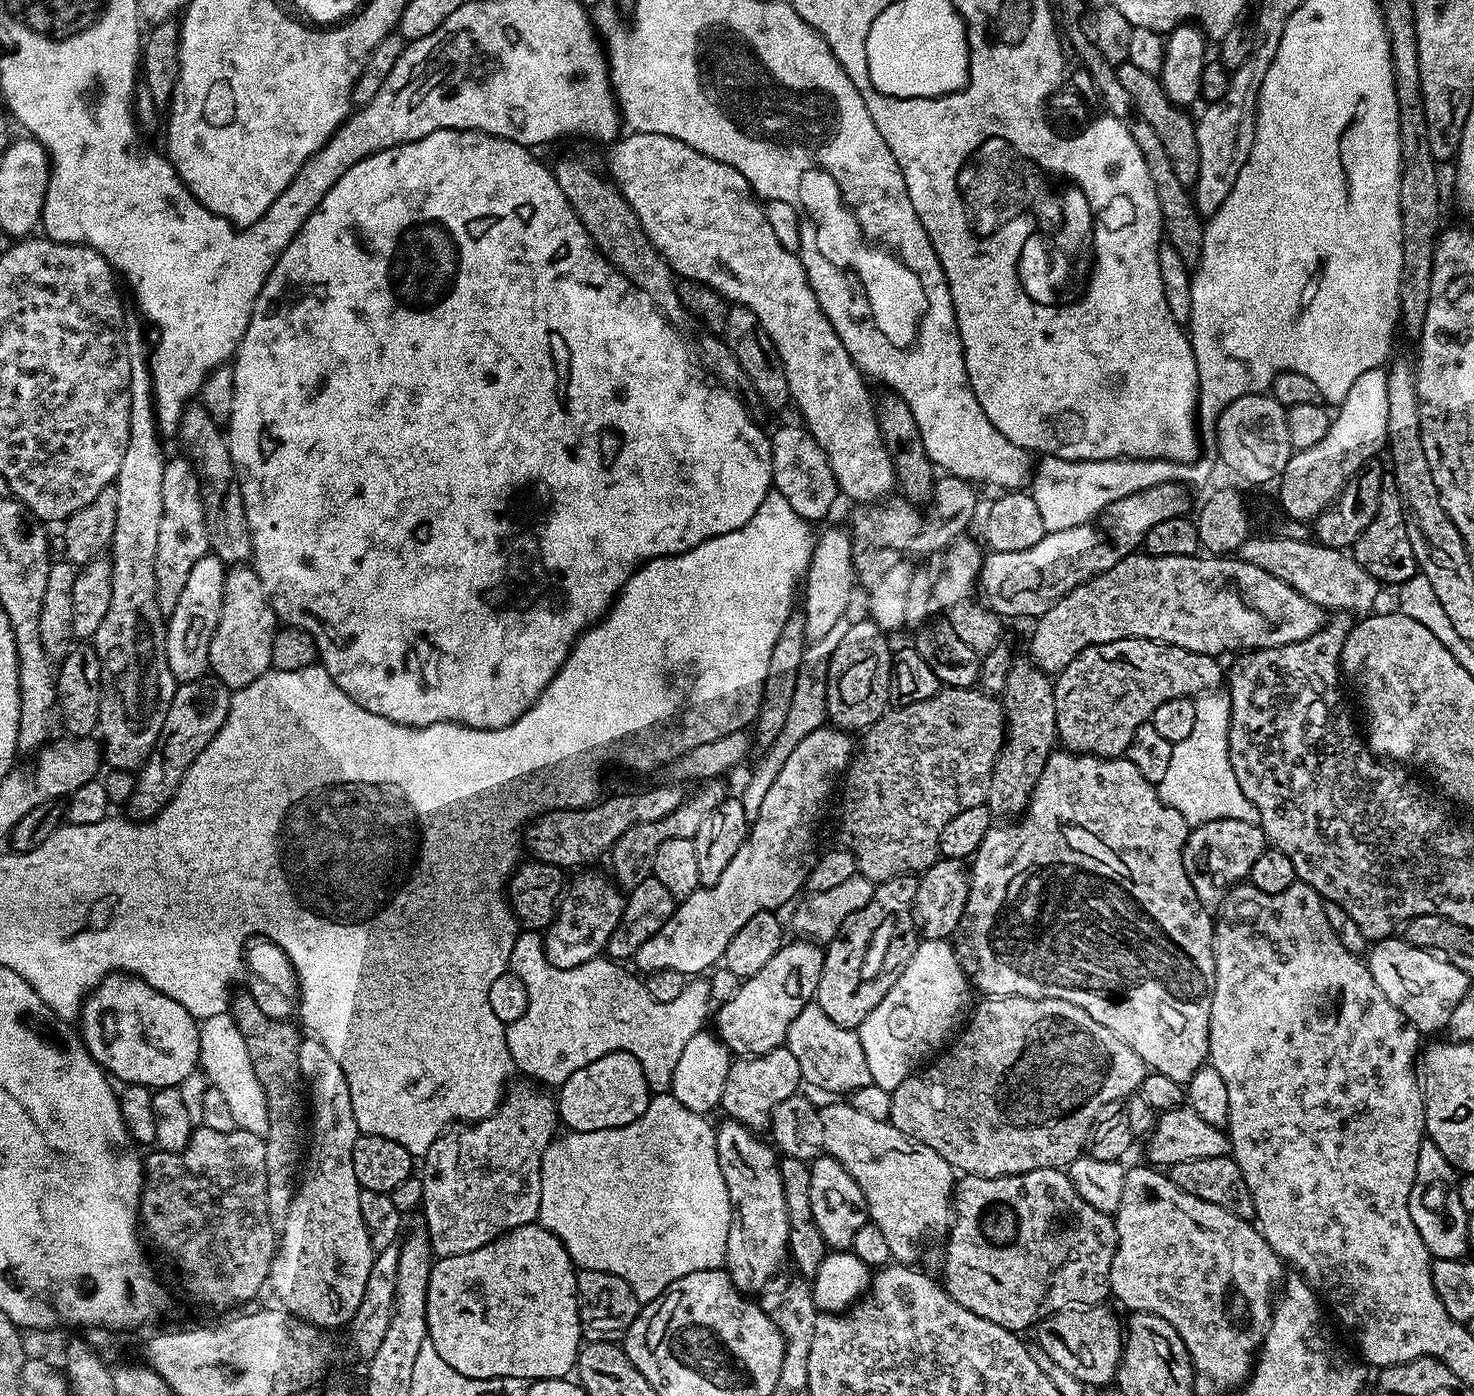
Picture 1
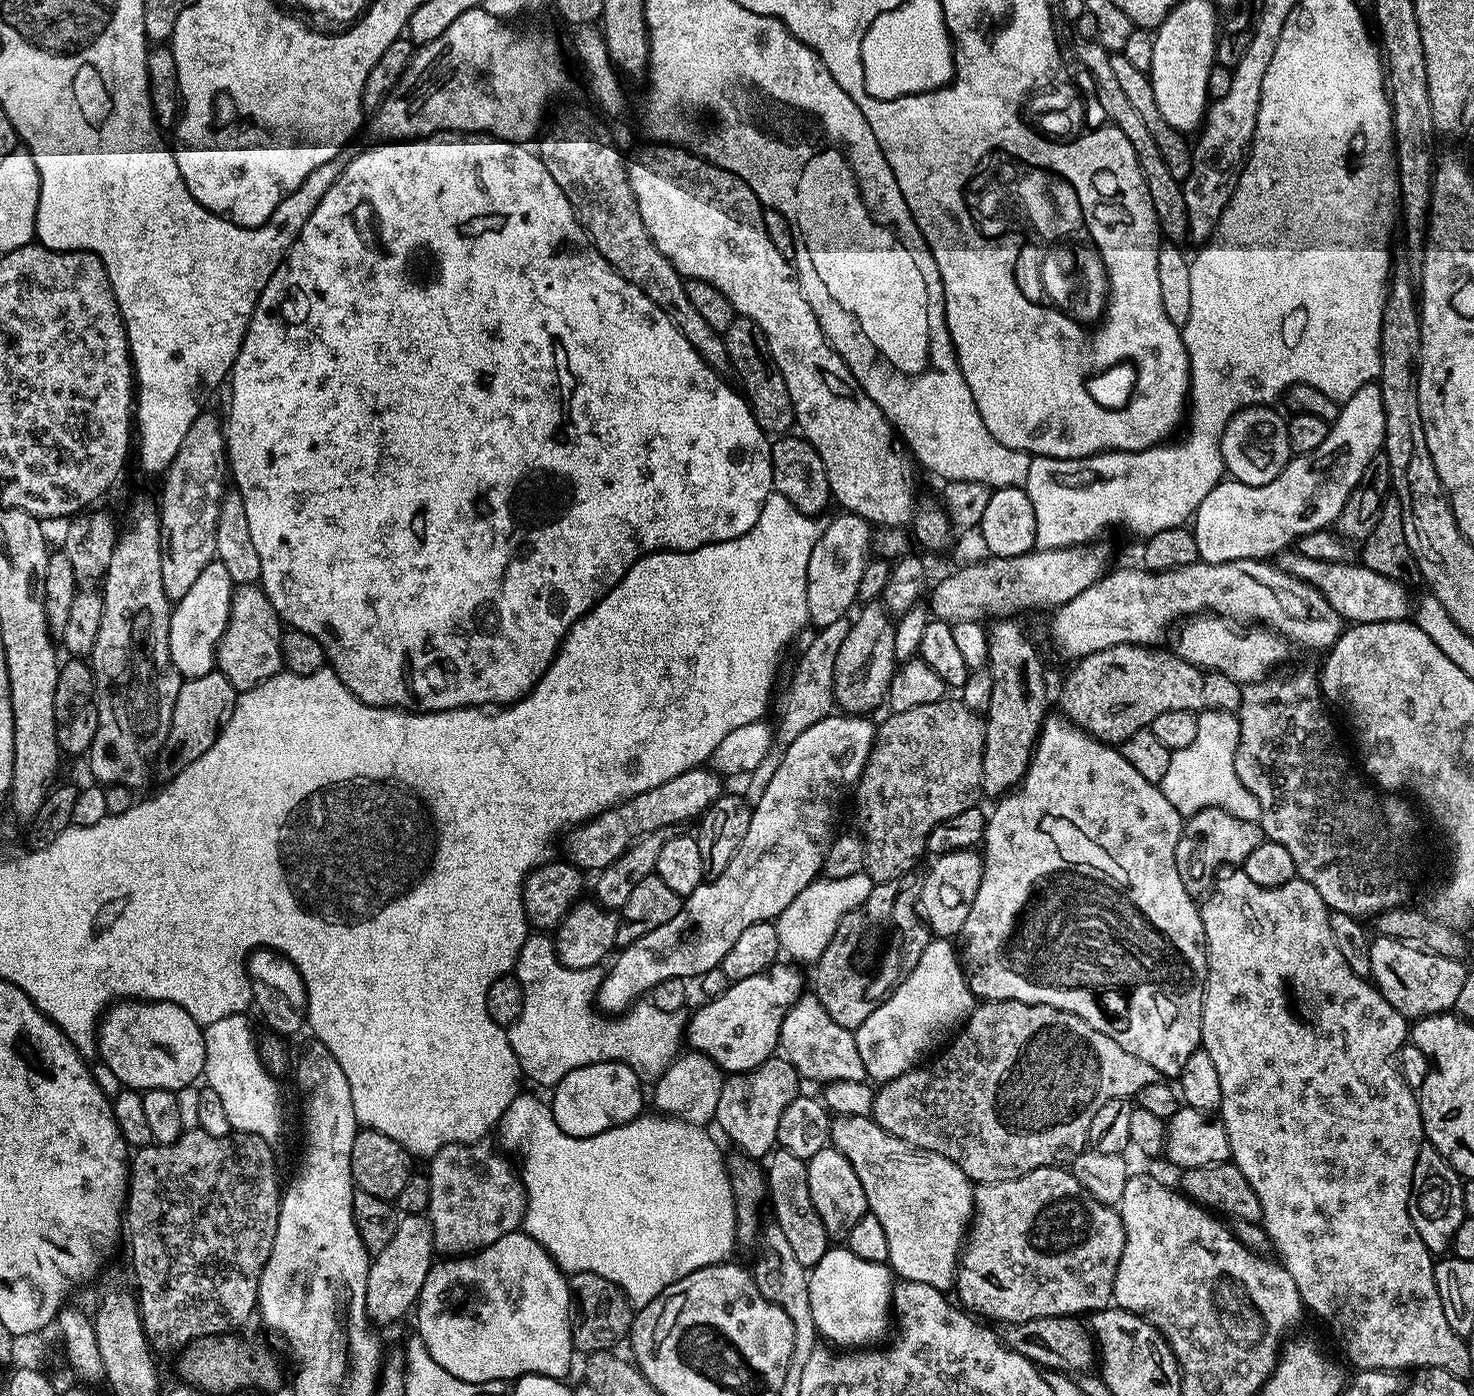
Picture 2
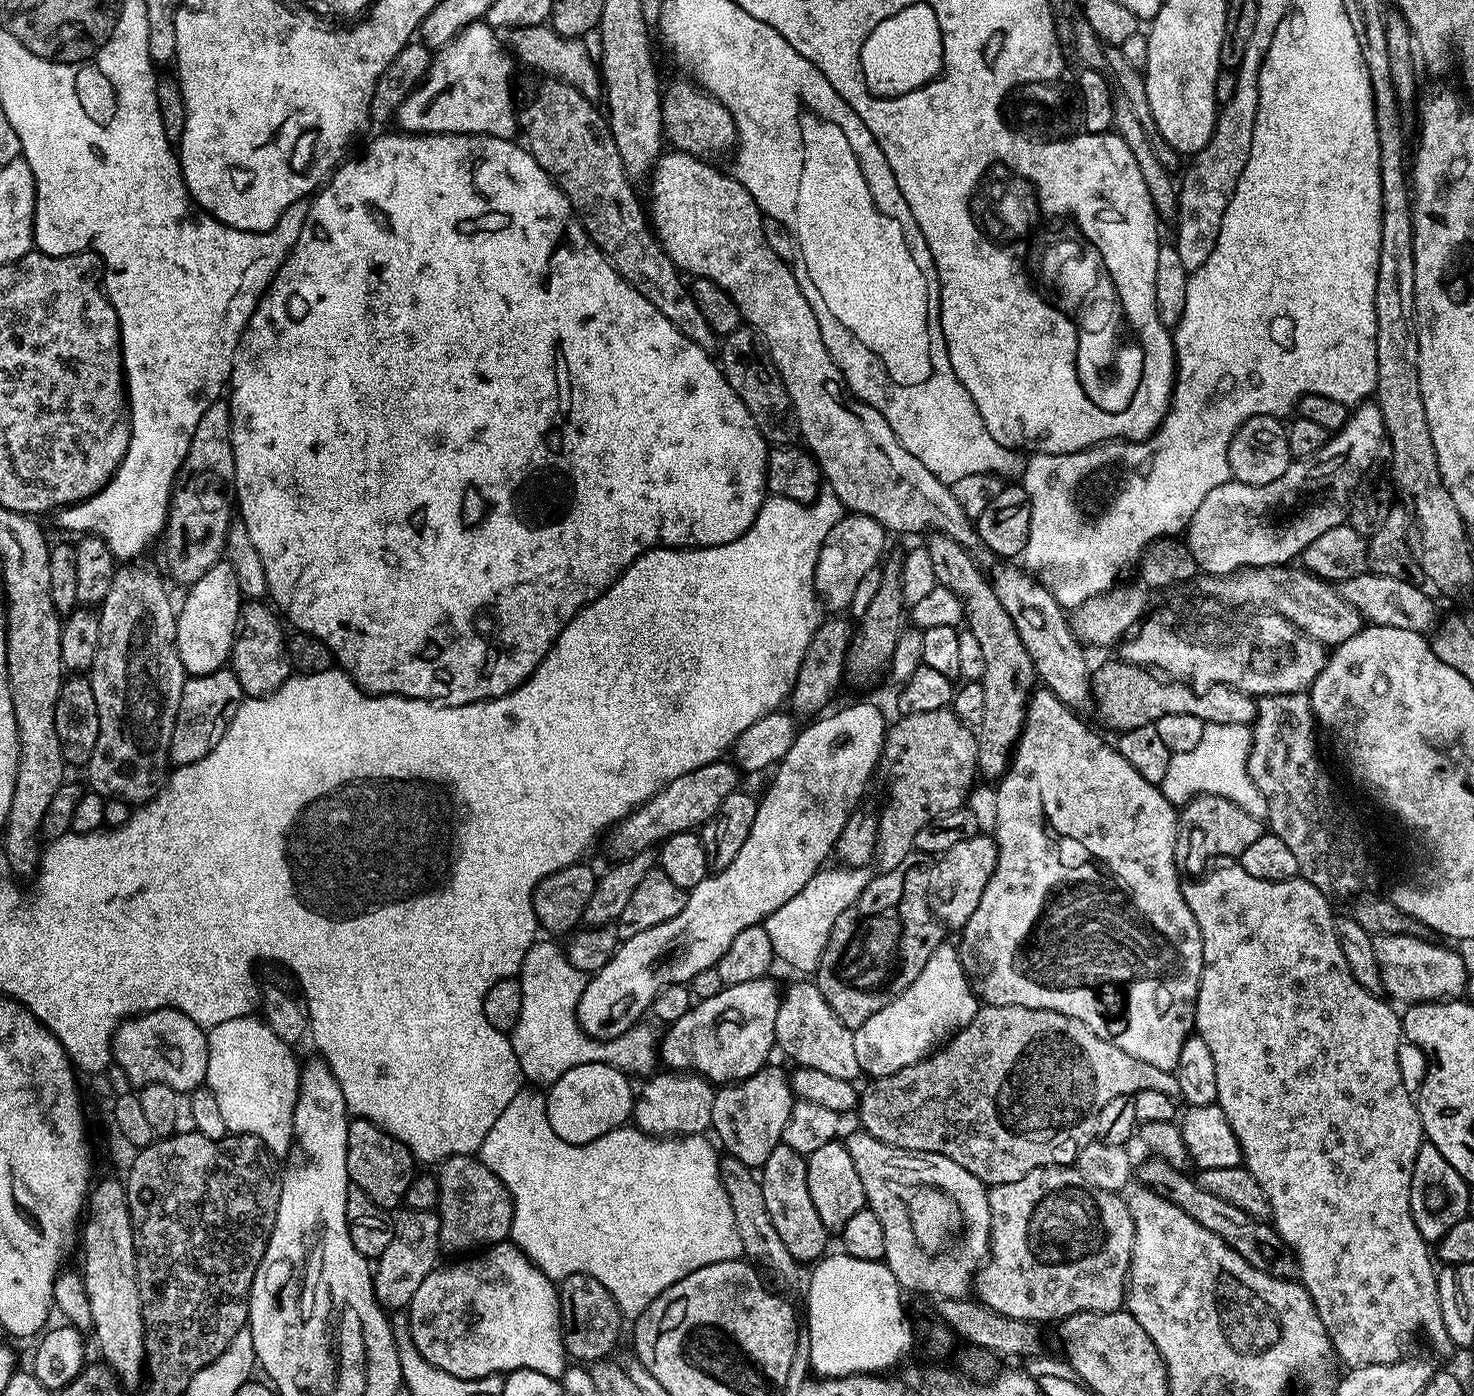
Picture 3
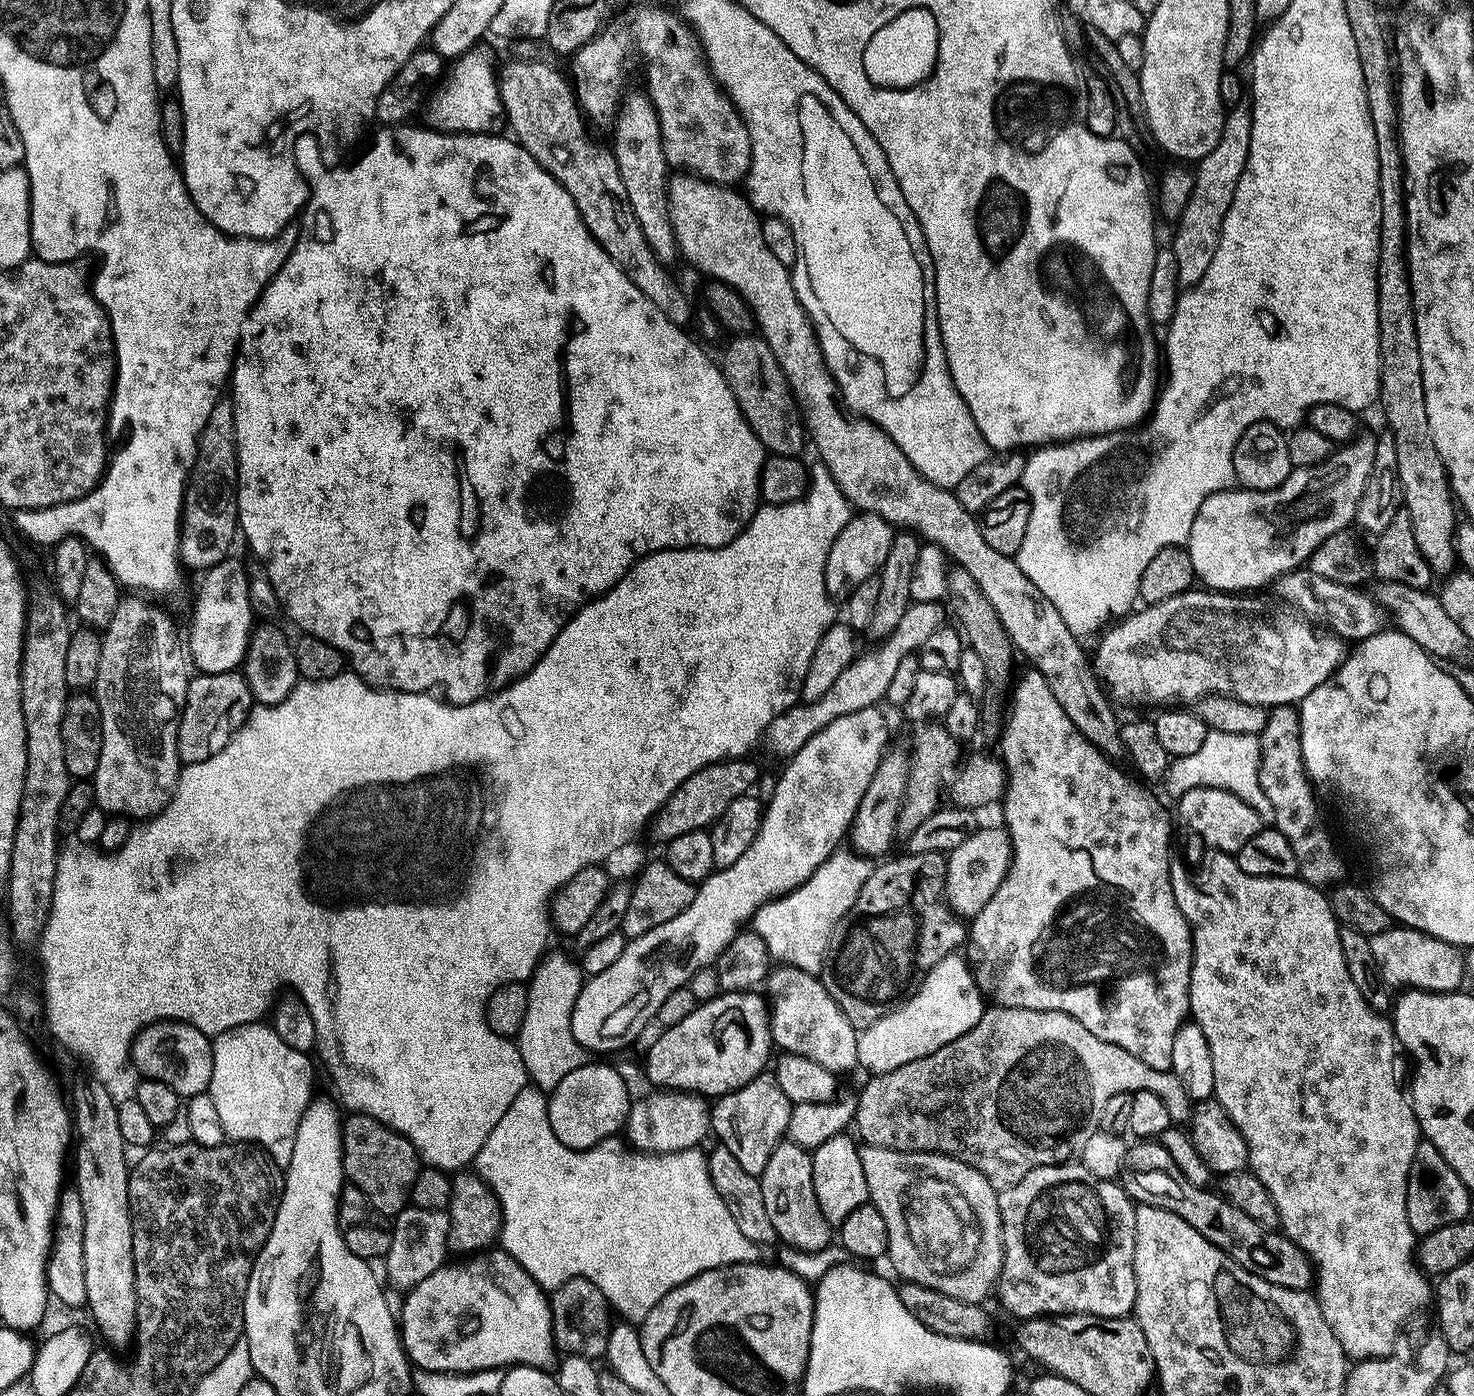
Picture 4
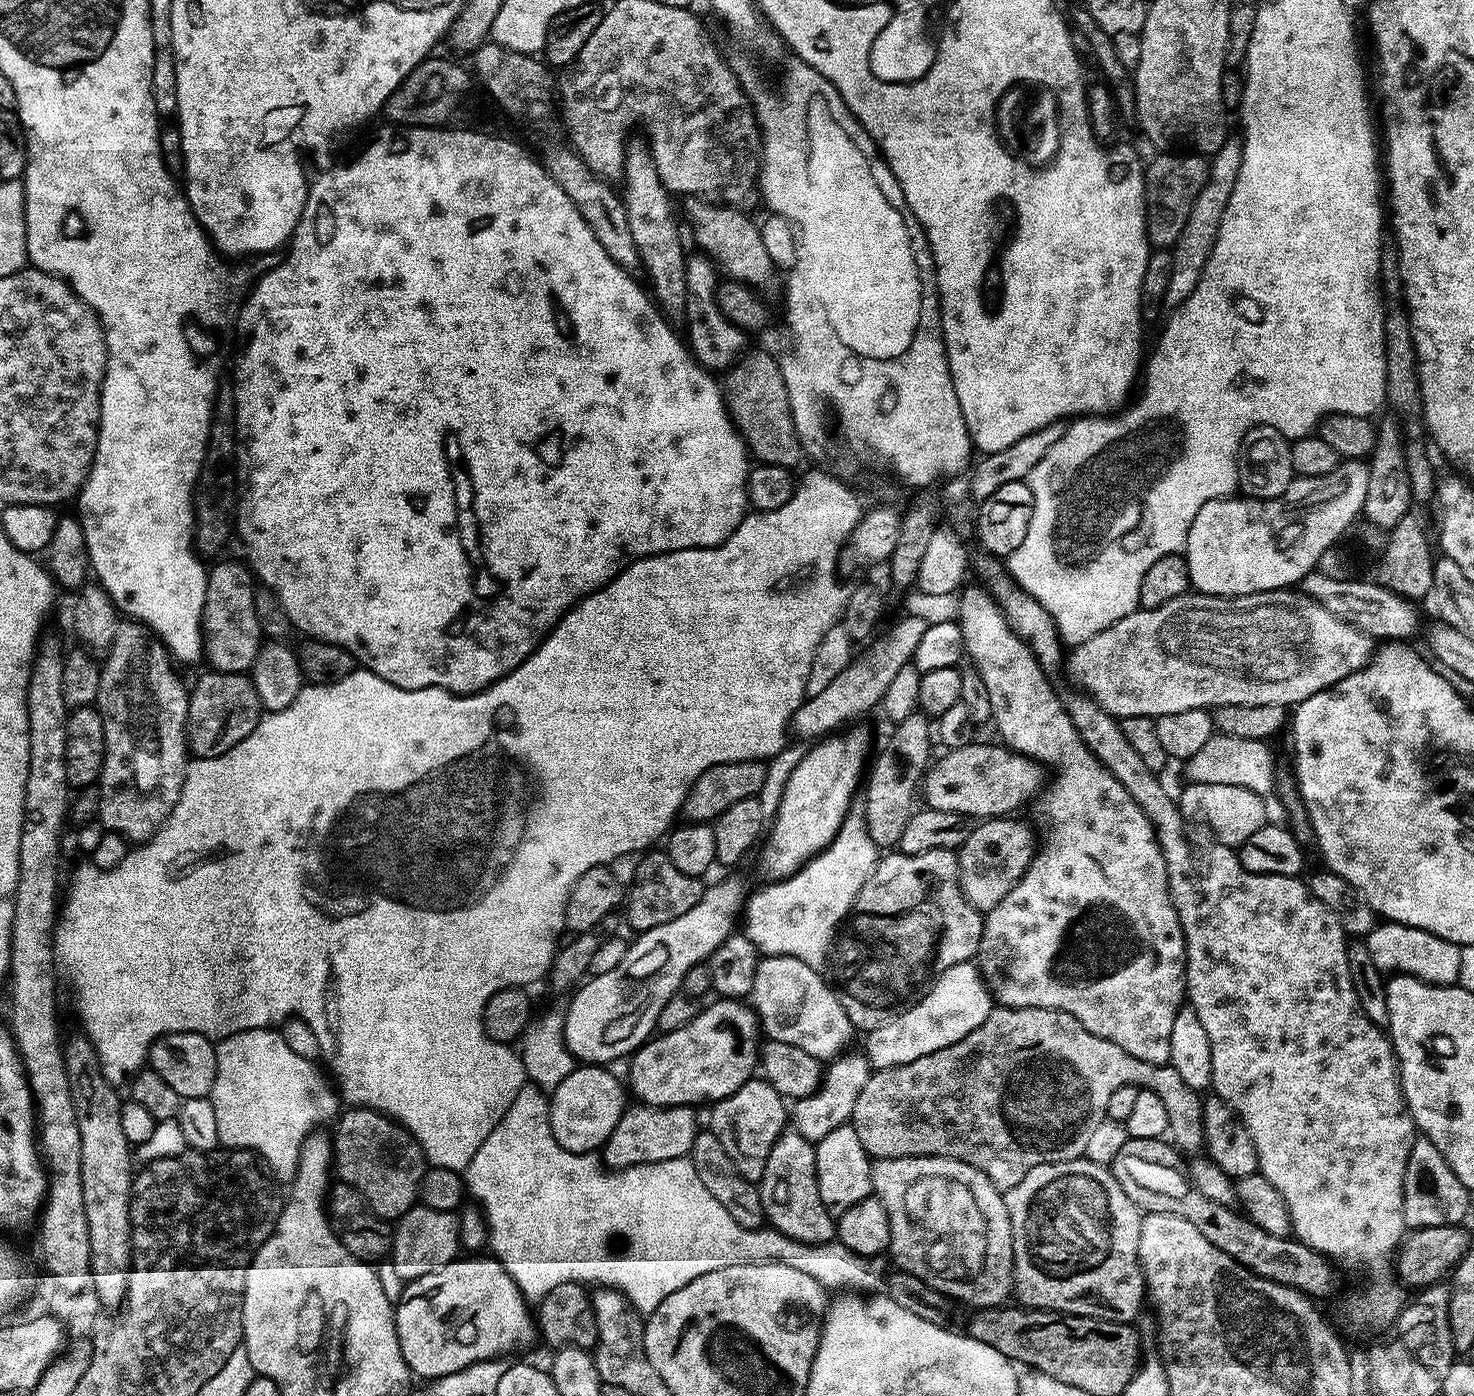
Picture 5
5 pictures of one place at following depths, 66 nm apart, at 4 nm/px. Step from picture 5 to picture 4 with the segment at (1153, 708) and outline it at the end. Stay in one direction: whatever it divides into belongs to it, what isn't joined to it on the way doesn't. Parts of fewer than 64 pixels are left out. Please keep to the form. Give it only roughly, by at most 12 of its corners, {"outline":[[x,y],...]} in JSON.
{"outline":[[1189,590],[1113,623],[1117,705],[1292,706],[1345,641],[1291,607]]}

